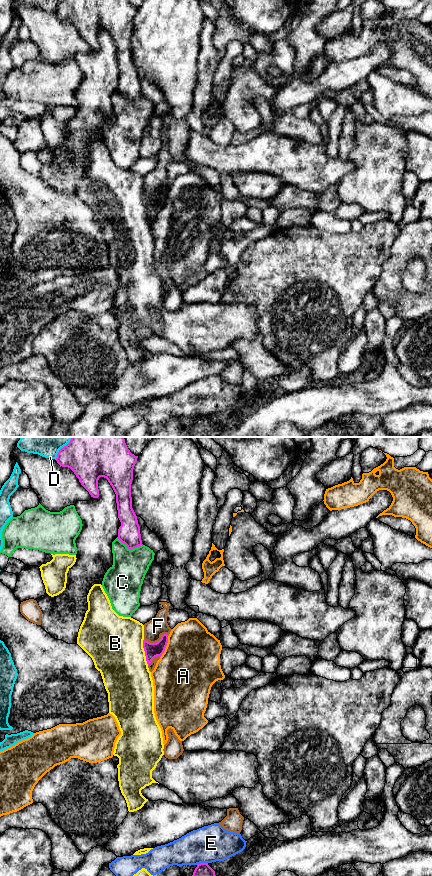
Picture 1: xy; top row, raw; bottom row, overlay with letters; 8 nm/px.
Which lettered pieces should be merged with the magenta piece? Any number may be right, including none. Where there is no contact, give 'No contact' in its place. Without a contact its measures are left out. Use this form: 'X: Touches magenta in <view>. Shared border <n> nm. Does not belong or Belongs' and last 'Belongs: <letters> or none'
A: Touches magenta in xy. Shared border 200 nm. Does not belong
B: Touches magenta in xy. Shared border 220 nm. Does not belong
C: Touches magenta in xy. Shared border 220 nm. Does not belong
D: Touches magenta in xy. Shared border 110 nm. Does not belong
E: Touches magenta in xy. Shared border 100 nm. Does not belong
F: Touches magenta in xy. Shared border 200 nm. Does not belong
Belongs: none

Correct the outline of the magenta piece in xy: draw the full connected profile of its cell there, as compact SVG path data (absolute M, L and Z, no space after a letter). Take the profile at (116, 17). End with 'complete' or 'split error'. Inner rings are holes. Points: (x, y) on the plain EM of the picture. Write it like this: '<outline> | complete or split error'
M61 0L56 10L60 18L68 19L74 24L81 37L93 50L99 49L99 30L104 29L108 32L116 46L118 70L121 74L118 81L118 91L130 102L143 97L131 49L133 21L137 10L138 8L132 6L128 0Z | complete

